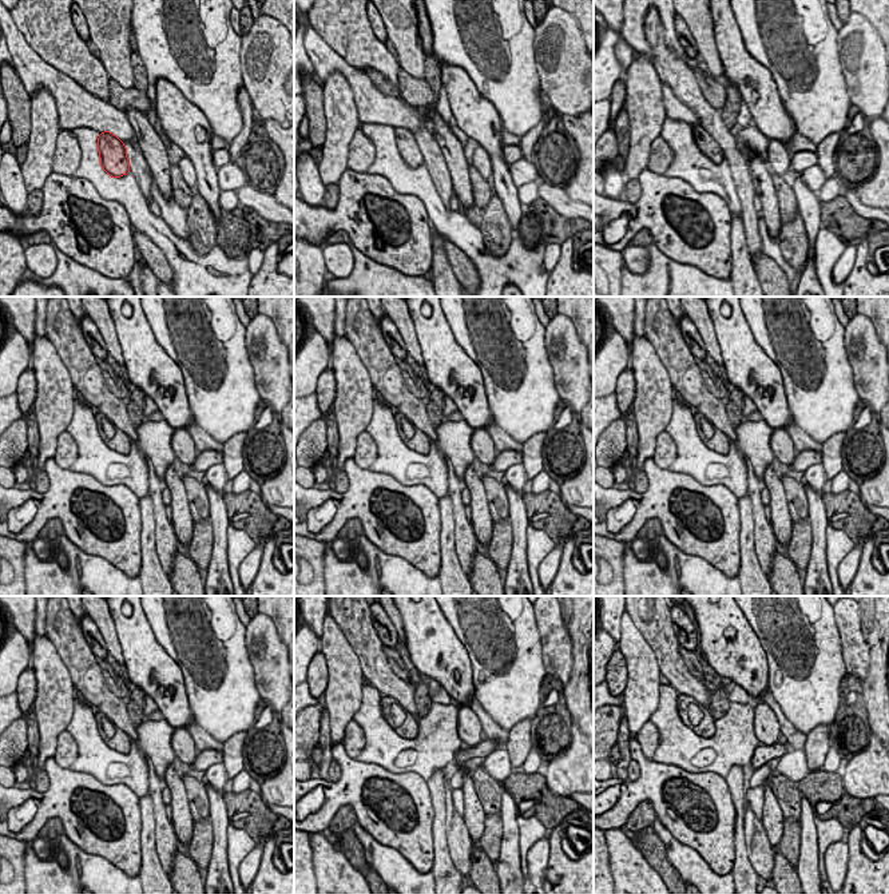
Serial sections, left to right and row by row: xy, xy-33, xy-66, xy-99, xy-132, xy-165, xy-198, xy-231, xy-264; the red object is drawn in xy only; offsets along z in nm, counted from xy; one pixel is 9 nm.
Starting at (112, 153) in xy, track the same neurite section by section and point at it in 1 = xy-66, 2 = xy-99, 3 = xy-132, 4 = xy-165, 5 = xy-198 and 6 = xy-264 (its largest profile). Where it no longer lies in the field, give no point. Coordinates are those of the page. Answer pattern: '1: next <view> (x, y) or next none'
1: next xy-66 (707, 144)
2: next xy-99 (107, 426)
3: next xy-132 (407, 426)
4: next xy-165 (706, 426)
5: next xy-198 (107, 726)
6: next xy-264 (698, 718)

